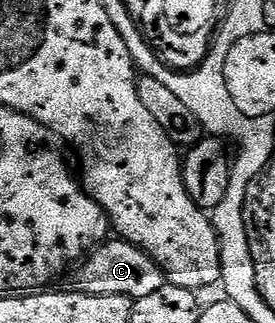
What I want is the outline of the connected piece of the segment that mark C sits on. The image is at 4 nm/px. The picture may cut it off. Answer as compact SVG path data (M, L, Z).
M109 238L99 248L88 253L75 272L75 291L91 296L118 294L128 296L134 302L146 298L149 294L155 294L157 290L162 290L162 286L166 283L162 266L158 266L158 262L150 258L150 254L146 254L129 240L119 238Z

